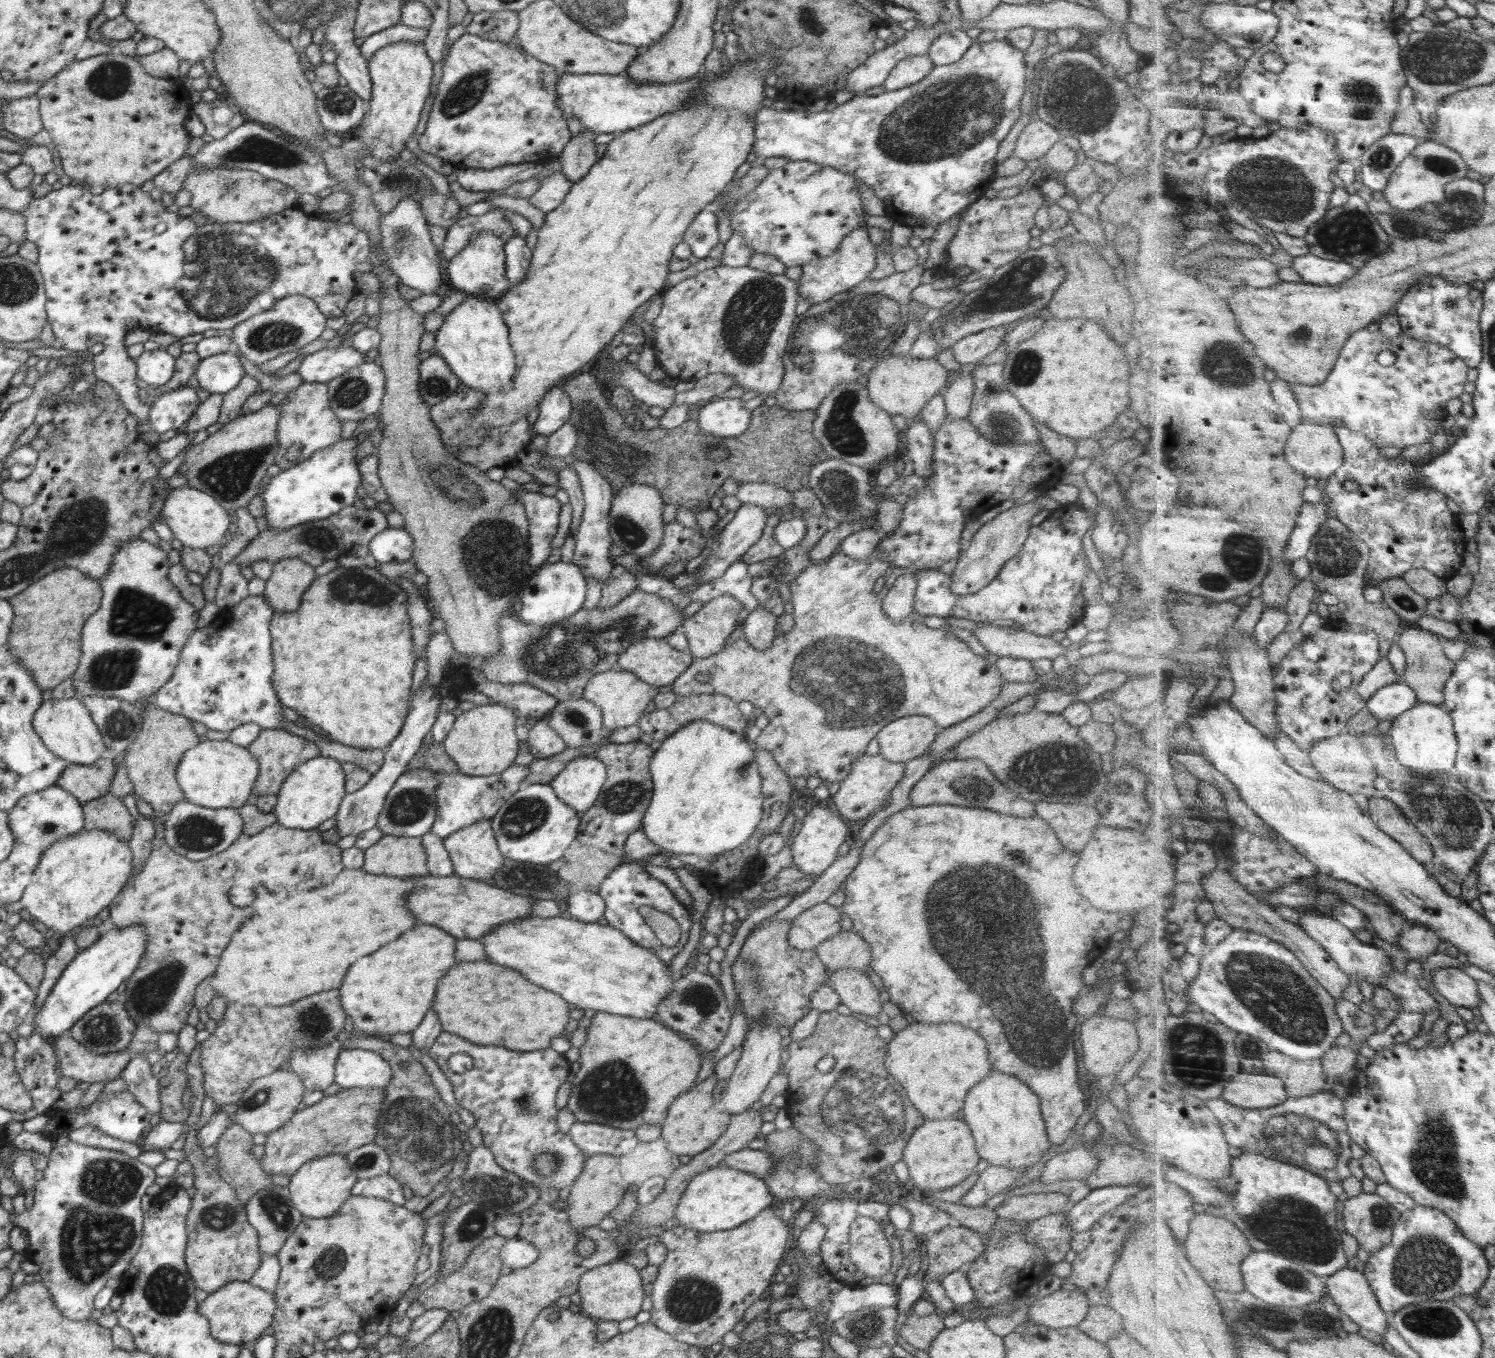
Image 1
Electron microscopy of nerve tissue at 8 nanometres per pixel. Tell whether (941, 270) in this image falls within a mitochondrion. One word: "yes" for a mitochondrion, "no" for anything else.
no

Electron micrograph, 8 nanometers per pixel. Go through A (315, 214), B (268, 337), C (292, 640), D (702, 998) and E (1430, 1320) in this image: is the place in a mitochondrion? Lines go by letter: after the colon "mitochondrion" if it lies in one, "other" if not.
A: other
B: mitochondrion
C: other
D: mitochondrion
E: mitochondrion

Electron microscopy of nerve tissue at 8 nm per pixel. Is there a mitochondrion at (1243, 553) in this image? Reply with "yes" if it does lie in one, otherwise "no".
yes

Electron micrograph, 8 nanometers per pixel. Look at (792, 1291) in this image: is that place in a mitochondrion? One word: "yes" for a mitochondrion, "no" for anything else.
no

